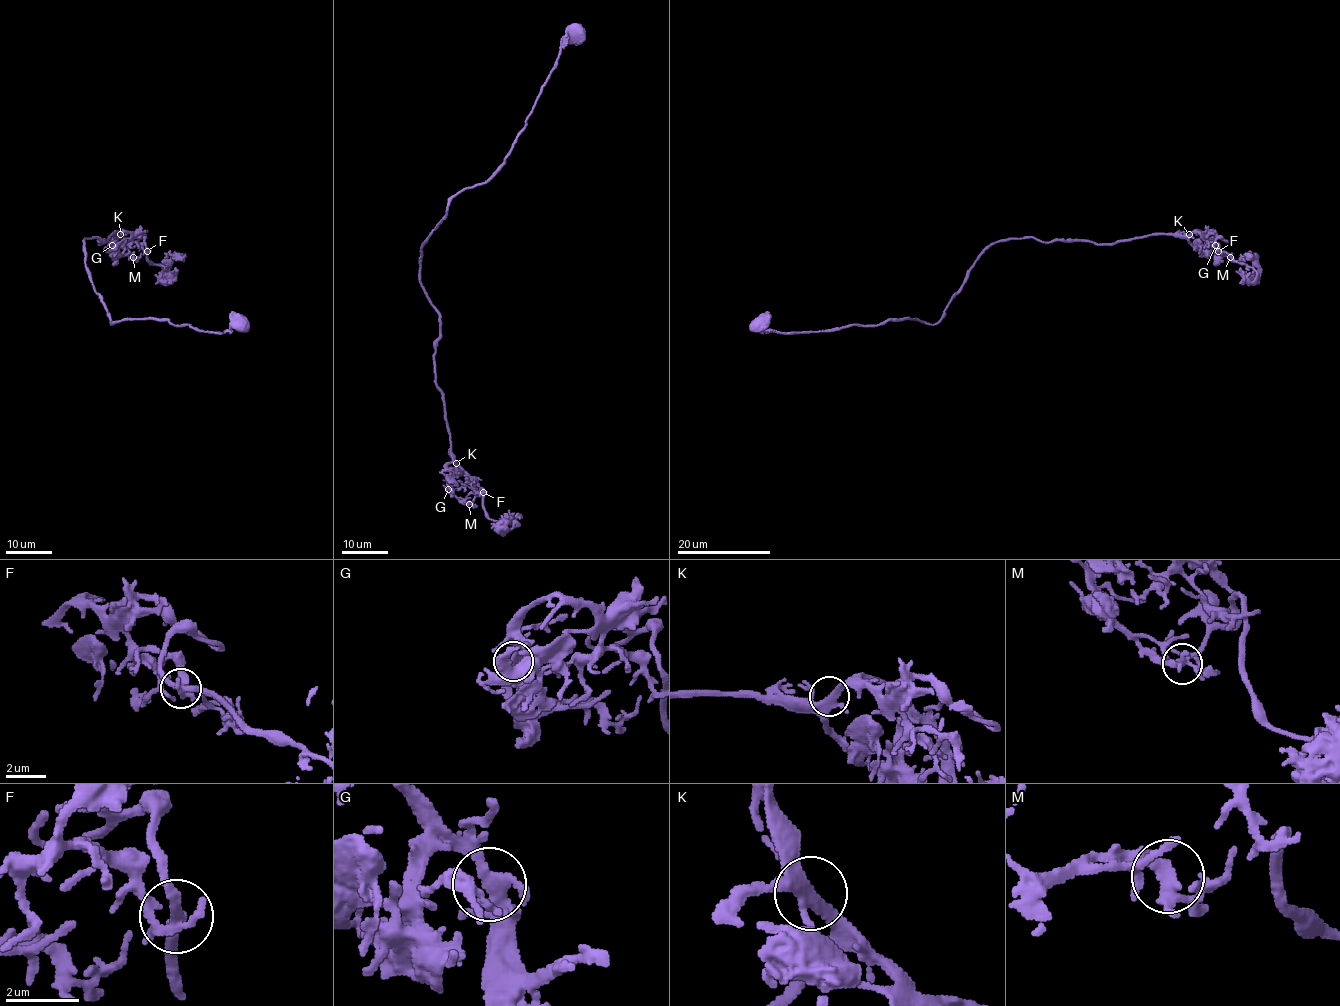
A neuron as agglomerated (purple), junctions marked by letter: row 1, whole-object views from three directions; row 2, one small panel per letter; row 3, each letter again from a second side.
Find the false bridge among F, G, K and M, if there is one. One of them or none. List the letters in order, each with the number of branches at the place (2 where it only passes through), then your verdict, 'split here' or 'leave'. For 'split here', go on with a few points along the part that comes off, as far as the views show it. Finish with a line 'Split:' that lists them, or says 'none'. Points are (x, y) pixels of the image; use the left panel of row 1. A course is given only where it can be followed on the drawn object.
F: 4 branches meet; leave
G: 3 branches meet; leave
K: 3 branches meet; leave
M: 4 branches meet; leave
Split: none

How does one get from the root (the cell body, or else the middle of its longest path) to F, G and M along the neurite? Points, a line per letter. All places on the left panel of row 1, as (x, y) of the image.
F: (240, 325), (206, 332), (151, 318), (112, 324), (84, 240), (128, 232), (147, 251)
G: (240, 325), (206, 332), (151, 318), (112, 324), (84, 240), (101, 244), (121, 230), (112, 245)
M: (240, 325), (206, 332), (151, 318), (112, 324), (84, 240), (101, 244), (121, 230), (112, 253), (133, 257)

